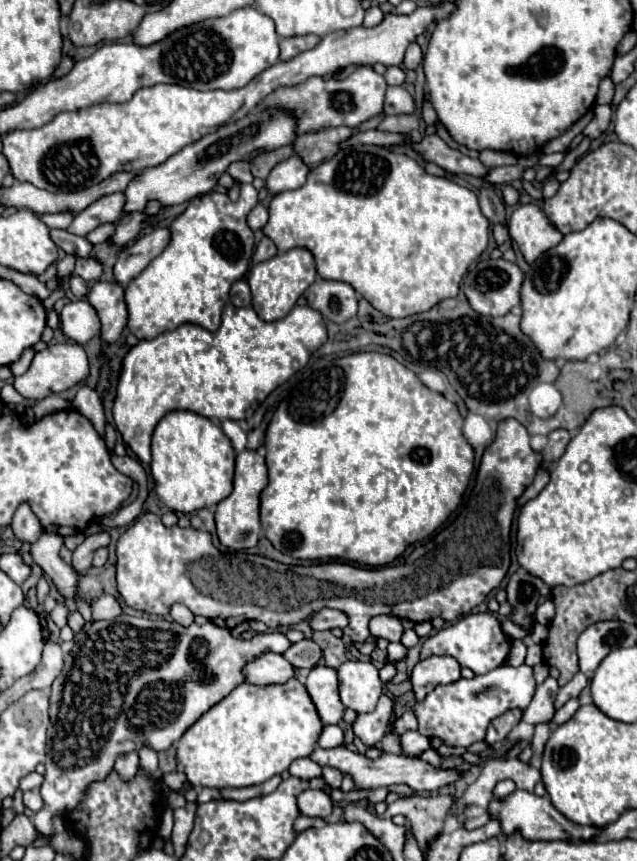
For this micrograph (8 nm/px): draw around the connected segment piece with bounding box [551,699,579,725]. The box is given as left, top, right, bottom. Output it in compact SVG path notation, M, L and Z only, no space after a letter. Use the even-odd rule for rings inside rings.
M569 699L561 709L555 711L555 717L551 719L551 723L553 723L553 725L561 725L561 723L569 721L577 709L579 709L579 701L577 701L577 699Z

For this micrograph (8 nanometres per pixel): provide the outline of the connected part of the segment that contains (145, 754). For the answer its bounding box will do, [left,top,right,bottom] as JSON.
[139,745,157,773]

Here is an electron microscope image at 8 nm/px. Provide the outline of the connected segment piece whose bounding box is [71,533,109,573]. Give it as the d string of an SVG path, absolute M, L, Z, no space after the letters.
M97 533L97 535L91 535L91 537L85 537L85 541L73 551L73 569L77 573L85 573L89 567L91 567L91 561L93 561L93 553L103 547L103 545L109 545L109 535L107 533Z

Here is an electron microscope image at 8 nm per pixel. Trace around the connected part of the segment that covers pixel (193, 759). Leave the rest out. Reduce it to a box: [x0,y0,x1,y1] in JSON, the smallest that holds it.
[177,677,323,789]

